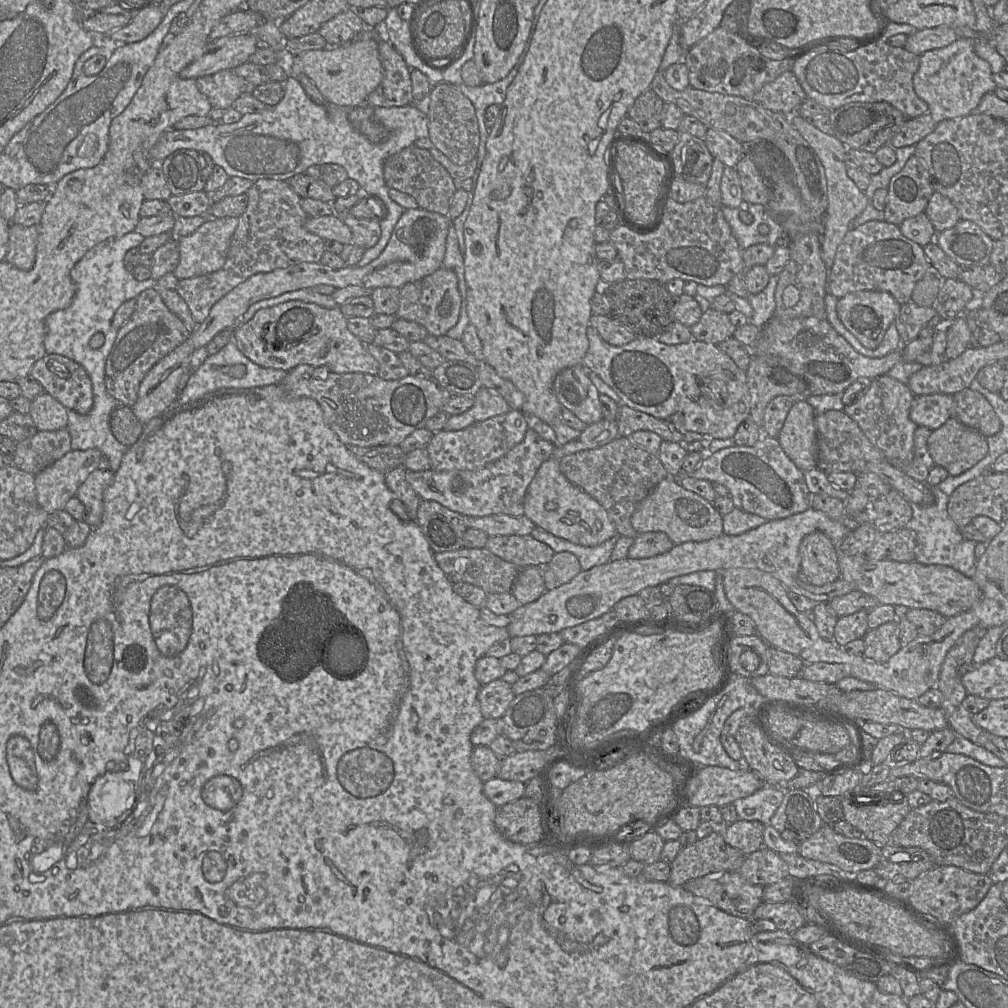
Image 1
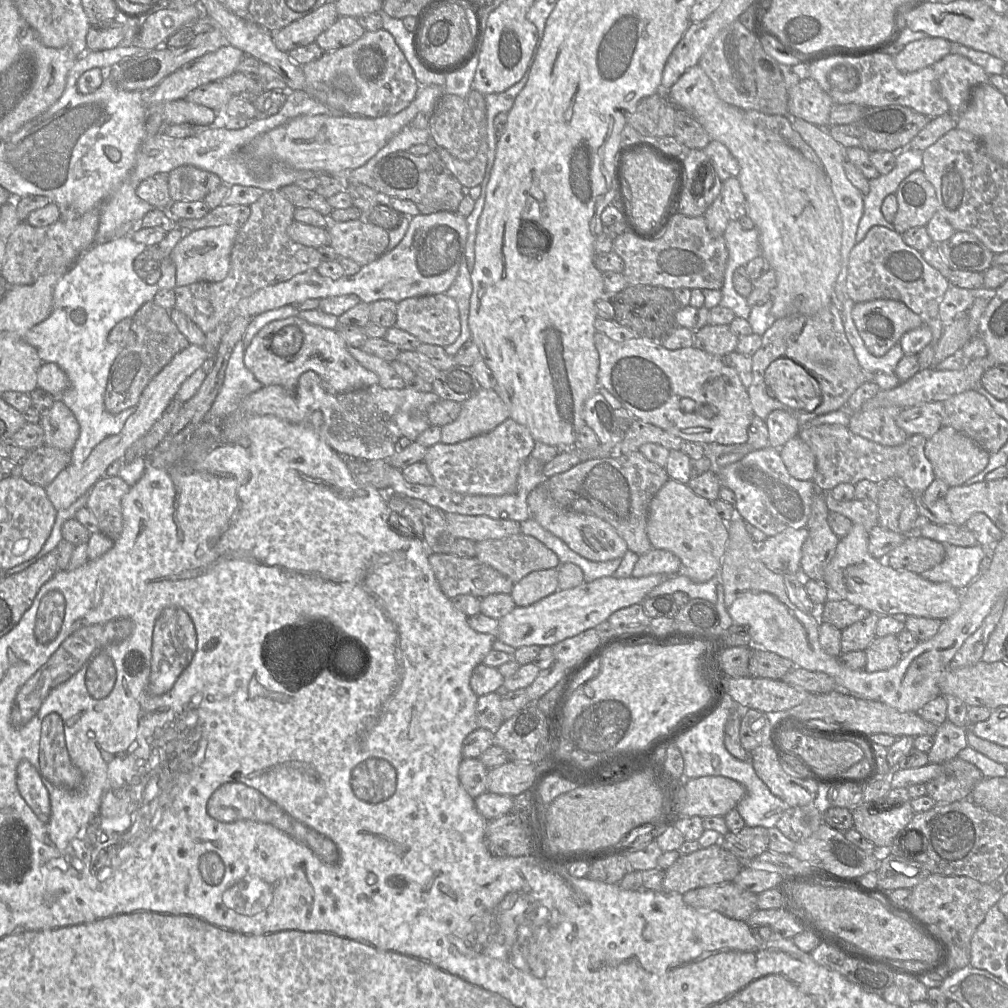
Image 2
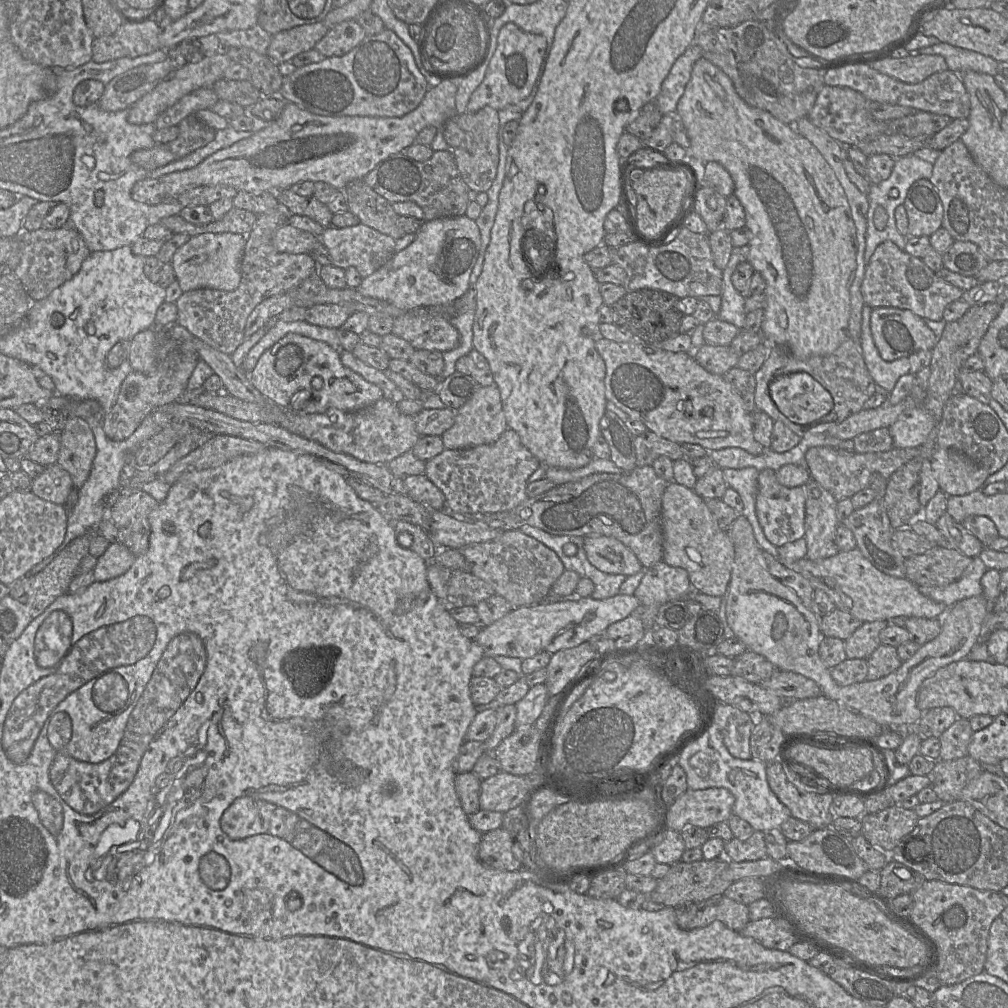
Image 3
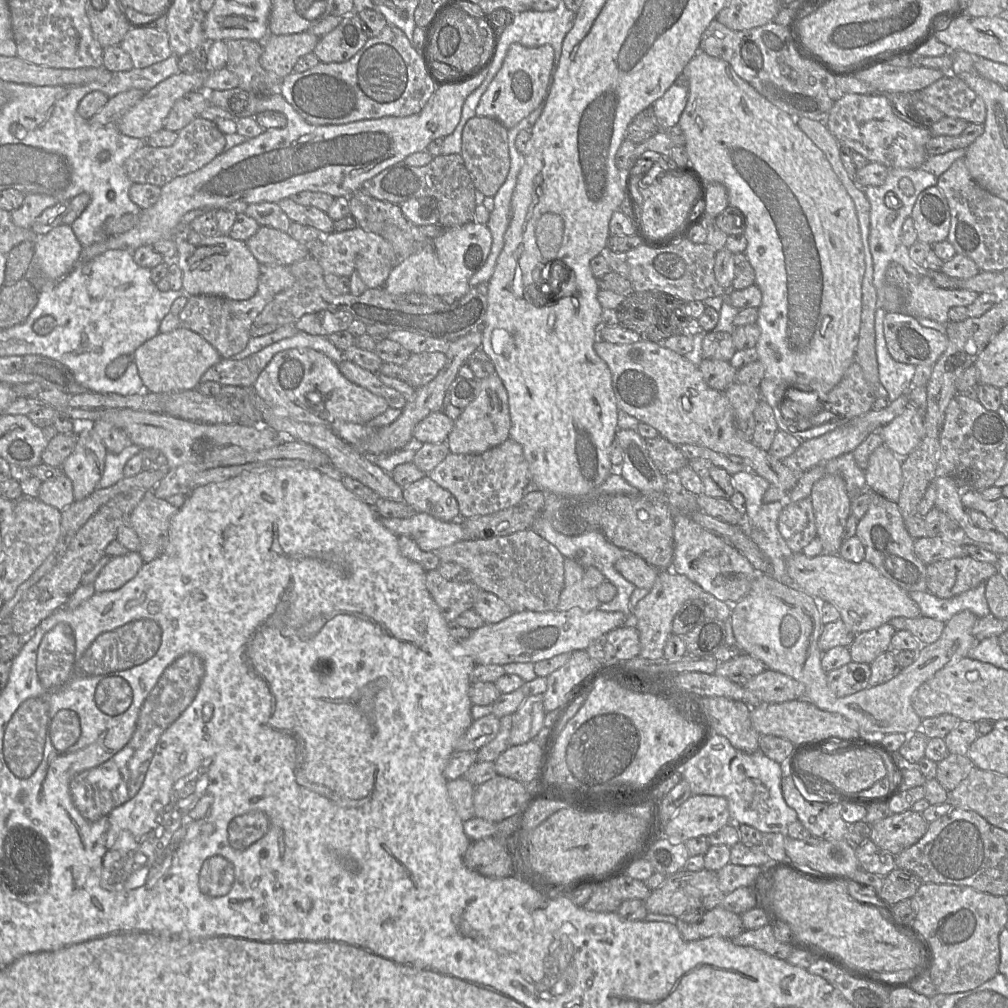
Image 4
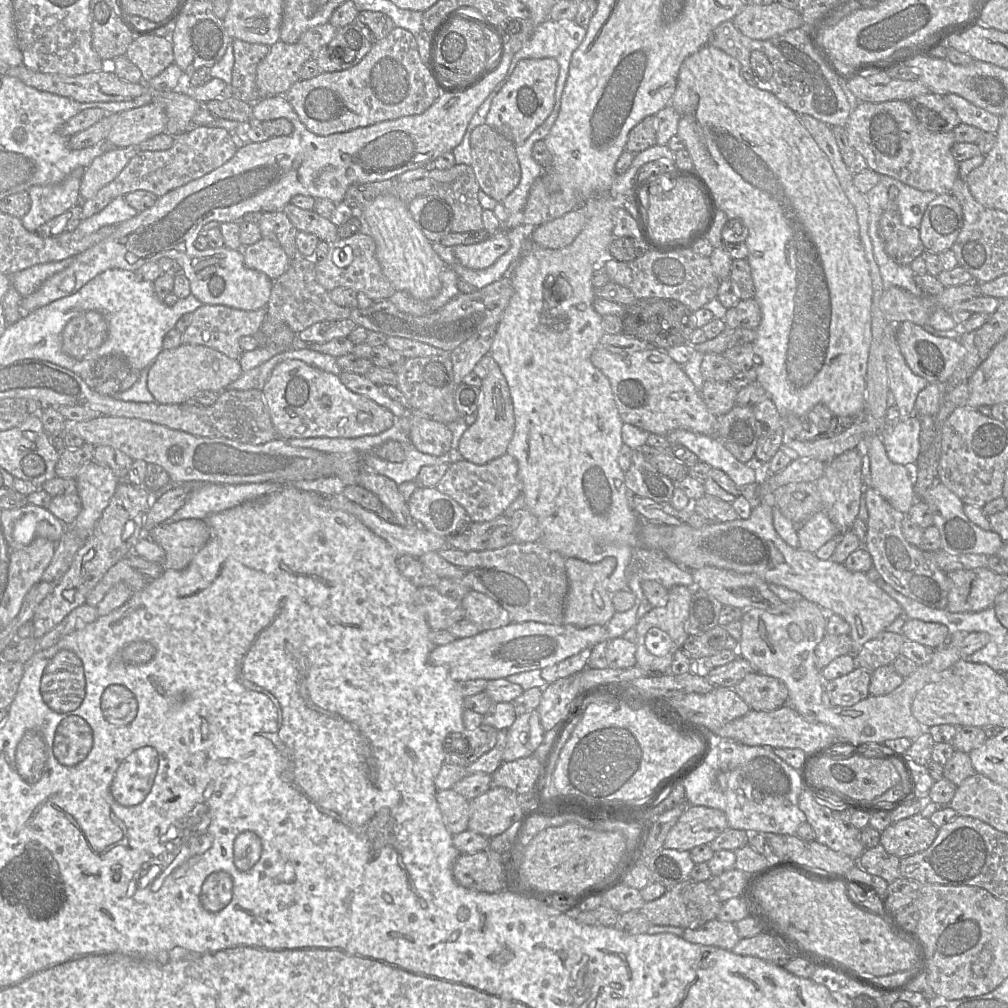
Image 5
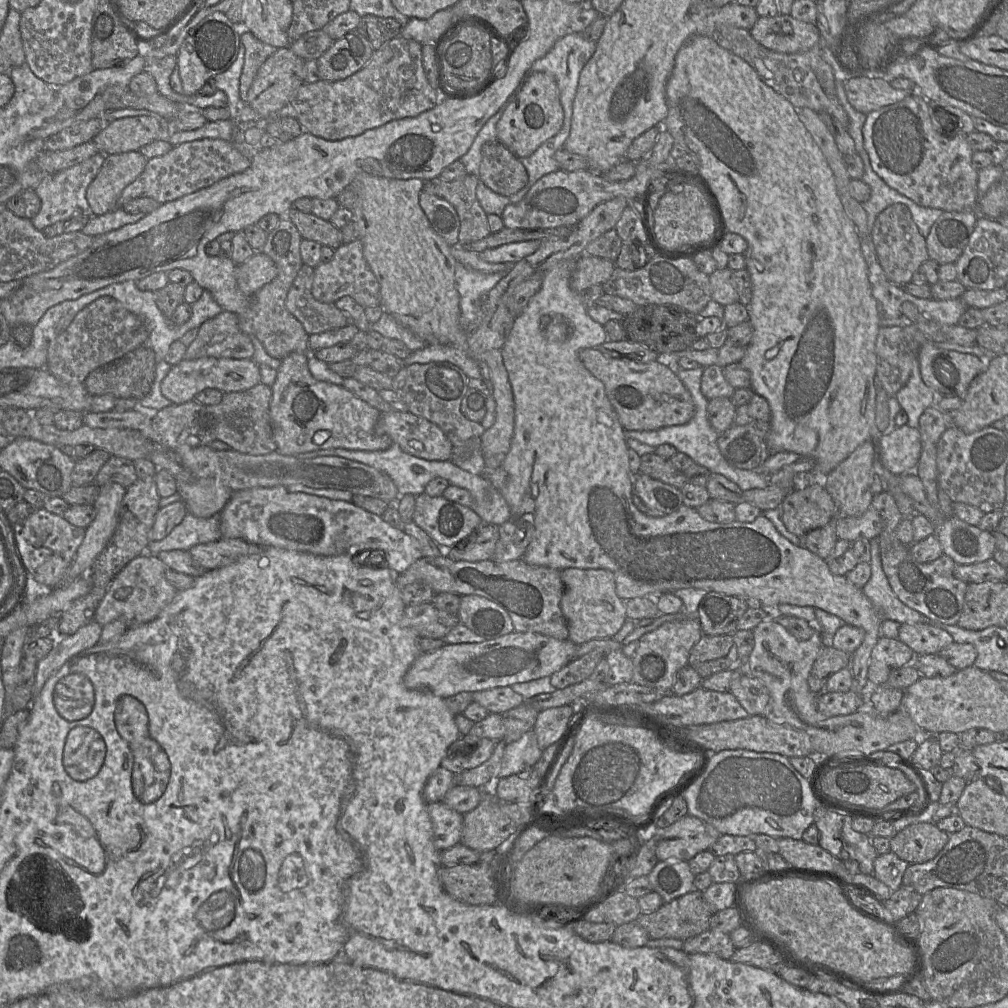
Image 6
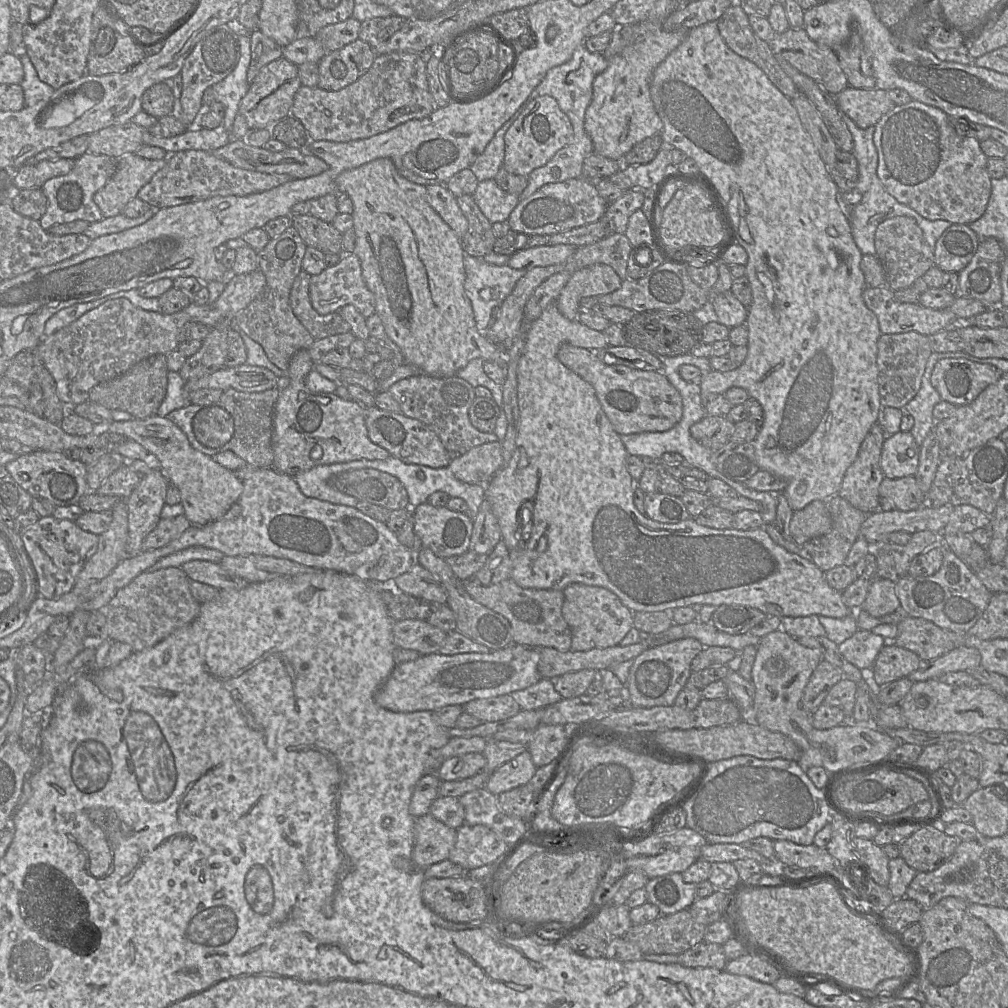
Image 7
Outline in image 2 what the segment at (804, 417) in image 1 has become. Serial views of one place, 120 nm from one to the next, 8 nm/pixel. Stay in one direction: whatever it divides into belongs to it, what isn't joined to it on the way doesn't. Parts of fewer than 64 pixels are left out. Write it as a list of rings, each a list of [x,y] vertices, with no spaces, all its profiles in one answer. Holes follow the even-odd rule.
[[[800,436],[790,439],[779,450],[788,473],[797,480],[811,481],[816,471],[816,459]]]

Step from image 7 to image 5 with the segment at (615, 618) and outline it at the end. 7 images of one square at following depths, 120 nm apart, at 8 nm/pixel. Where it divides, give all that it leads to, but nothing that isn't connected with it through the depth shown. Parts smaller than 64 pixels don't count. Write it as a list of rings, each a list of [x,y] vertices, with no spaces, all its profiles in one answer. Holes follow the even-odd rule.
[[[608,557],[598,563],[588,563],[578,558],[565,558],[565,570],[568,579],[568,591],[564,601],[564,624],[577,628],[592,625],[606,626],[616,613],[611,595],[605,589],[605,581],[613,573],[616,559]]]

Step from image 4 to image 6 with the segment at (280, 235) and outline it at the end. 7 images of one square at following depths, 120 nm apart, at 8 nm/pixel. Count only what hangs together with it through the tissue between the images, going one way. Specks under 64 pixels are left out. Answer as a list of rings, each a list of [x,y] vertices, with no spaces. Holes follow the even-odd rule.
[[[256,251],[245,263],[237,265],[236,281],[239,289],[252,296],[277,276],[273,260],[261,251]]]

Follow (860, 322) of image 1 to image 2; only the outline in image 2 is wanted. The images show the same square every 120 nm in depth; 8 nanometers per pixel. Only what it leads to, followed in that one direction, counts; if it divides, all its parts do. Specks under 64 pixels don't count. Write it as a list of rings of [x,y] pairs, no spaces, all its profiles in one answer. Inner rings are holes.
[[[878,299],[855,303],[852,317],[865,346],[876,357],[886,354],[908,331],[920,327],[922,317],[911,311],[903,302],[889,299]]]

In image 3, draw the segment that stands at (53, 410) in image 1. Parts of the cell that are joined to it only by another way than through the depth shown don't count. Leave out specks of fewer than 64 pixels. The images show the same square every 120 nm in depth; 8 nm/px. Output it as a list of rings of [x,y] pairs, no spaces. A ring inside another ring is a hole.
[[[68,416],[59,434],[61,446],[57,463],[71,475],[74,488],[79,490],[90,475],[96,455],[93,431],[86,420]]]

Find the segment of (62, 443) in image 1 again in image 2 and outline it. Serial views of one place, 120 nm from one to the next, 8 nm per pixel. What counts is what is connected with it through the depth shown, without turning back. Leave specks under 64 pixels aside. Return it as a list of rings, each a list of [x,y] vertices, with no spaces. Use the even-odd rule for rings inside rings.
[[[44,444],[28,451],[26,459],[21,464],[22,477],[45,488],[71,464],[71,461],[71,452]]]

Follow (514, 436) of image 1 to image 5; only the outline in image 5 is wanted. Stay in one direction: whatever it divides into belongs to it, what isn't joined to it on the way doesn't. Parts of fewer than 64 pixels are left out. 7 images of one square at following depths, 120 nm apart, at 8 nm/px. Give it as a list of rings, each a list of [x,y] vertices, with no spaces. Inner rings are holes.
[[[505,453],[483,465],[465,459],[450,464],[437,488],[455,499],[466,510],[472,522],[485,522],[503,515],[508,506],[522,493],[522,482],[517,461]]]

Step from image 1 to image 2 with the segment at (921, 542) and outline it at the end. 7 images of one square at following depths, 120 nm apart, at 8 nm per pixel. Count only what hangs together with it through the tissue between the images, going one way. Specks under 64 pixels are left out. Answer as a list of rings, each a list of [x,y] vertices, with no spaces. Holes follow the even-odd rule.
[[[942,544],[945,549],[944,560],[921,576],[930,582],[947,582],[962,592],[977,579],[980,562],[985,556],[982,546]]]

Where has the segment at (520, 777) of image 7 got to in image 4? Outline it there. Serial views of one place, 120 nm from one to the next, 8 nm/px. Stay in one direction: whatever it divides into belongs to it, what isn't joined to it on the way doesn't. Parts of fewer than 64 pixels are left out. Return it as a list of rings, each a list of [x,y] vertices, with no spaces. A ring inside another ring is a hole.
[[[543,695],[525,698],[519,709],[513,714],[510,745],[521,745],[536,739],[544,726],[545,709]]]

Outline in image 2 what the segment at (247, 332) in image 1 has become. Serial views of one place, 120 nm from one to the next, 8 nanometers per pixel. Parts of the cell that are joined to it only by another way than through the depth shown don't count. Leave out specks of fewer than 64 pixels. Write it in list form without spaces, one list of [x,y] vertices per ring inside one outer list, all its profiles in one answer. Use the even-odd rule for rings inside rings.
[[[291,316],[275,320],[265,325],[246,346],[244,353],[246,367],[263,386],[280,385],[287,390],[295,390],[299,377],[306,371],[316,372],[322,380],[322,387],[330,394],[342,394],[379,384],[379,377],[363,367],[348,351],[348,345],[338,329],[328,329],[313,325]]]

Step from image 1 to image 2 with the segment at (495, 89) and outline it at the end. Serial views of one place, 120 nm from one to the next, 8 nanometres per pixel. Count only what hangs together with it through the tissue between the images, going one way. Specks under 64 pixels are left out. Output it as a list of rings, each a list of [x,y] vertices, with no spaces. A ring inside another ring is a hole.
[[[530,72],[525,73],[523,78],[519,82],[517,82],[504,92],[484,95],[487,115],[488,161],[484,179],[480,184],[481,187],[484,187],[489,182],[491,171],[495,162],[498,137],[494,127],[494,119],[497,114],[501,112],[508,113],[511,110],[517,95],[526,85],[529,74]]]

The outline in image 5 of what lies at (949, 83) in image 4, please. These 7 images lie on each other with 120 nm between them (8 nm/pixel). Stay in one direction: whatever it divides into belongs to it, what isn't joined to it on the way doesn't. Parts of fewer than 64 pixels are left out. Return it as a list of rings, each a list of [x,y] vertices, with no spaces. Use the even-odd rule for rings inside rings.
[[[945,94],[943,99],[957,112],[962,123],[975,126],[983,132],[997,132],[1000,117],[975,106],[957,94]]]

